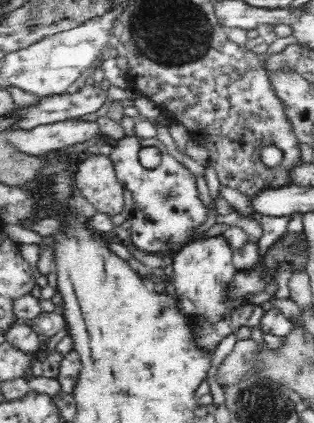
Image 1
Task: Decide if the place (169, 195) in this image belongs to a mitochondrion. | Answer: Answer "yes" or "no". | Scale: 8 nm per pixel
yes

